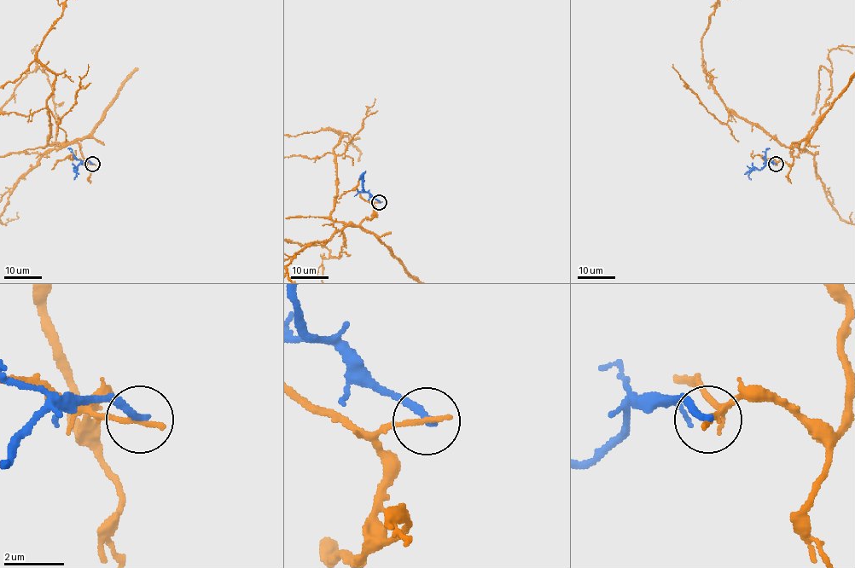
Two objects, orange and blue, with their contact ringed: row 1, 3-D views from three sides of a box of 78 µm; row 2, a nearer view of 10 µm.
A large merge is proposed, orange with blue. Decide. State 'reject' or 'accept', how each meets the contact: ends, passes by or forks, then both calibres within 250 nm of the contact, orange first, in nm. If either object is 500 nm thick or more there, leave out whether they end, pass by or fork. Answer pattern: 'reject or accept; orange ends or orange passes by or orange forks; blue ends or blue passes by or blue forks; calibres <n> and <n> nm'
reject; orange ends; blue ends; calibres 200 and 280 nm

